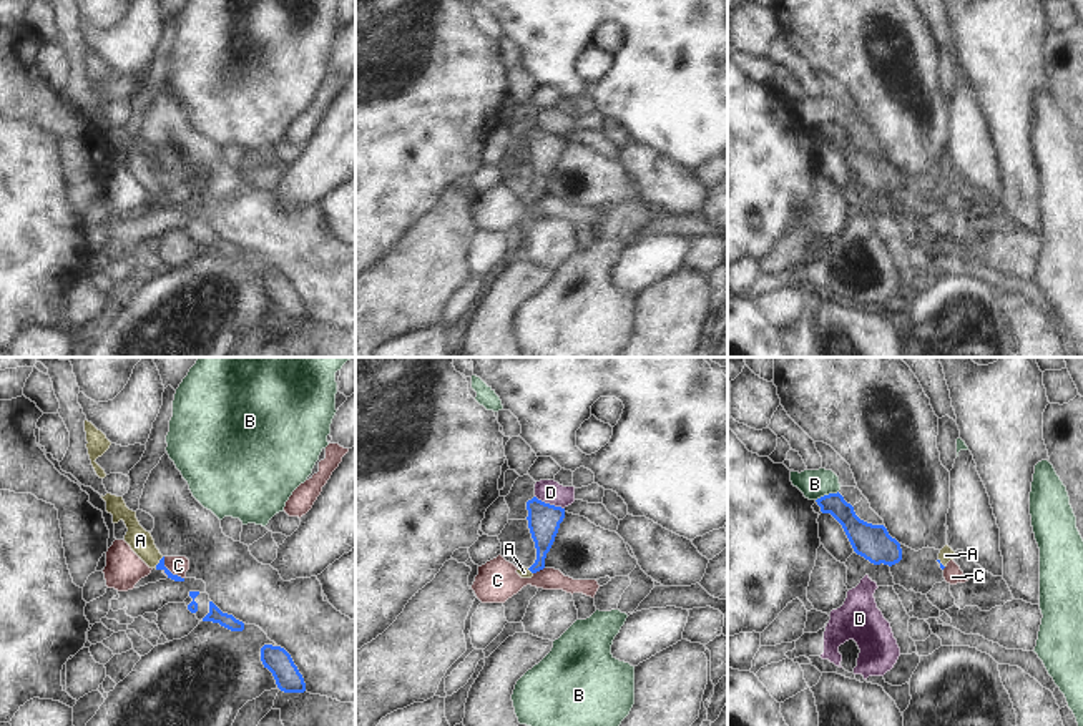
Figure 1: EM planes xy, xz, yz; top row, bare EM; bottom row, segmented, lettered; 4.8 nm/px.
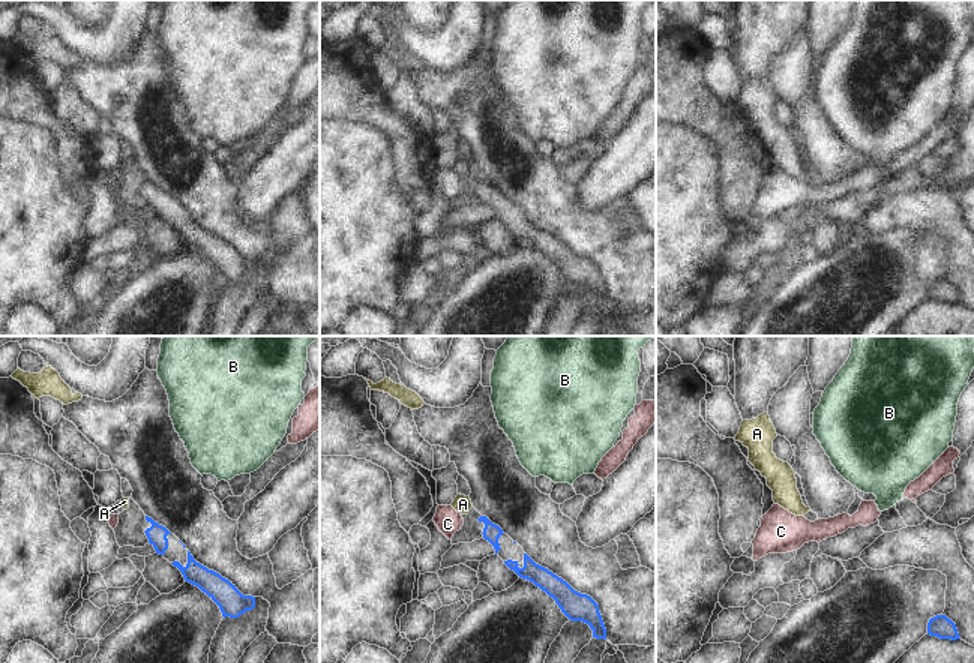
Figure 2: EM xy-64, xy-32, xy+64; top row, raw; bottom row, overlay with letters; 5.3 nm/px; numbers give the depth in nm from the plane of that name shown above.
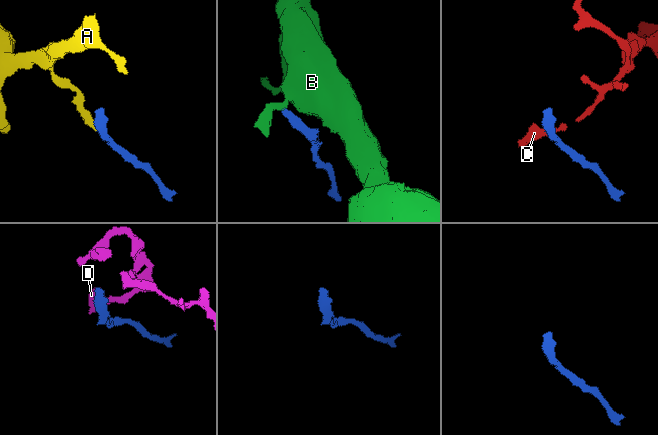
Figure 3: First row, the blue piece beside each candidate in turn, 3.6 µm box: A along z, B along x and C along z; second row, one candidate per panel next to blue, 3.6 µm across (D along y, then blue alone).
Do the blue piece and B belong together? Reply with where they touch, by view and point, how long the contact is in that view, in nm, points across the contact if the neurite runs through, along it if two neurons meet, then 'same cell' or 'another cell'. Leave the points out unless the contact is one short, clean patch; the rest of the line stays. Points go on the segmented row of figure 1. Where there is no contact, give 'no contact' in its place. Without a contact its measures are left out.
contact yz (826, 495); length 120 nm; border yz (837, 490), (816, 500); another cell

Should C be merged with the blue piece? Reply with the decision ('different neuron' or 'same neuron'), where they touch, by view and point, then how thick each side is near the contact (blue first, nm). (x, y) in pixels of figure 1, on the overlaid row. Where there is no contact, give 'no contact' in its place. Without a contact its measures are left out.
different neuron; contact xy (168, 570); calibres 40 and 100 nm

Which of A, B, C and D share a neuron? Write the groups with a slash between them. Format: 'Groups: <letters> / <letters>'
Groups: A / B / C / D

